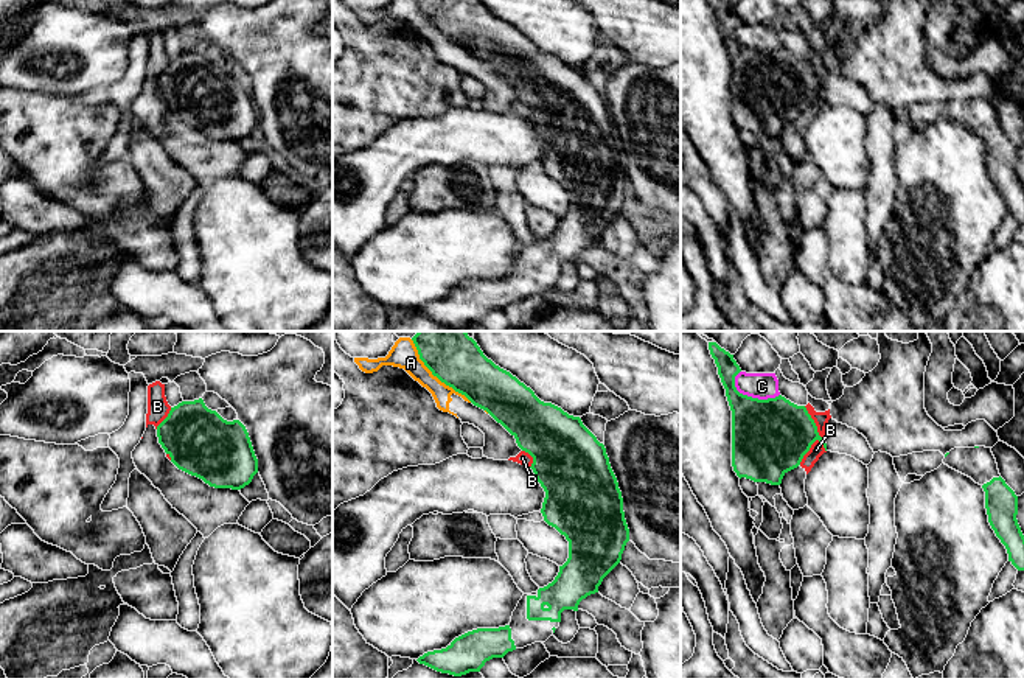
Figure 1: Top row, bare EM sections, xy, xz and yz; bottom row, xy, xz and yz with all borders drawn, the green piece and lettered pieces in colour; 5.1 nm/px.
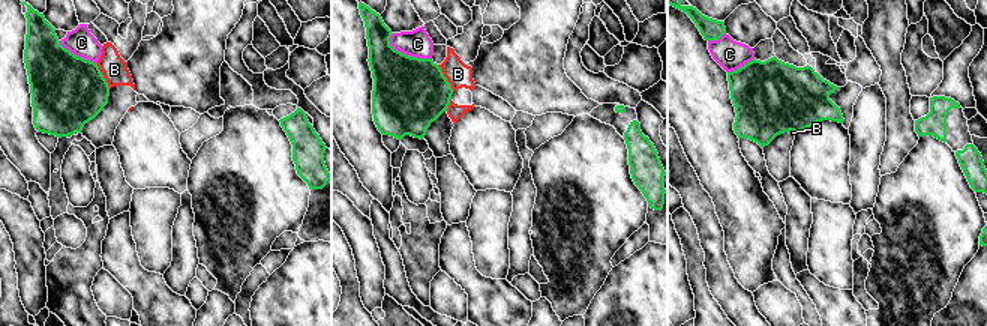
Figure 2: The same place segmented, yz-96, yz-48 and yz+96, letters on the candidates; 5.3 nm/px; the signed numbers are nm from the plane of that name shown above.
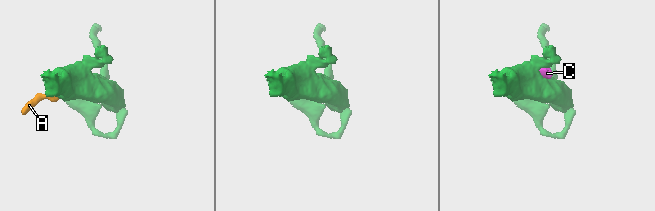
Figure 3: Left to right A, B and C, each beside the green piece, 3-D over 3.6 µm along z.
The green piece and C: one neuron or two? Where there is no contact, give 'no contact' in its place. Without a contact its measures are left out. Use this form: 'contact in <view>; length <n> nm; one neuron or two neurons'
contact in yz; length 260 nm; two neurons

